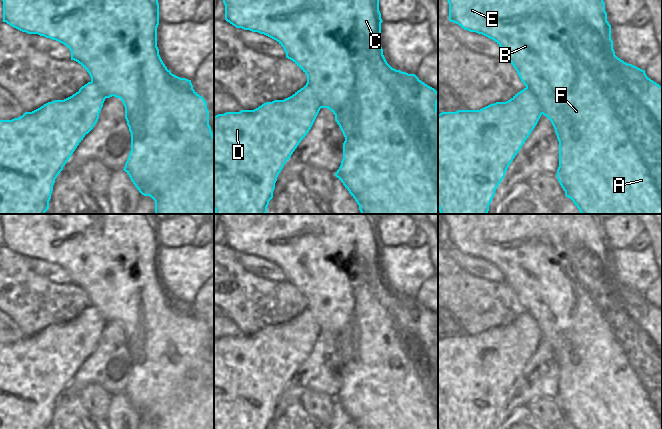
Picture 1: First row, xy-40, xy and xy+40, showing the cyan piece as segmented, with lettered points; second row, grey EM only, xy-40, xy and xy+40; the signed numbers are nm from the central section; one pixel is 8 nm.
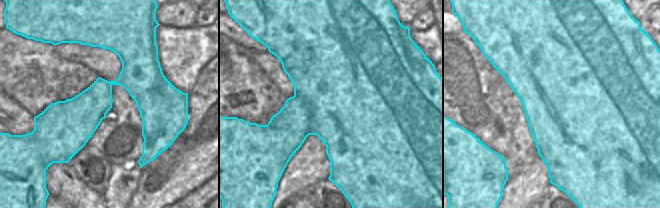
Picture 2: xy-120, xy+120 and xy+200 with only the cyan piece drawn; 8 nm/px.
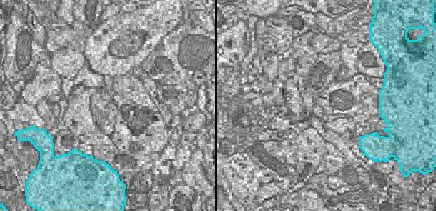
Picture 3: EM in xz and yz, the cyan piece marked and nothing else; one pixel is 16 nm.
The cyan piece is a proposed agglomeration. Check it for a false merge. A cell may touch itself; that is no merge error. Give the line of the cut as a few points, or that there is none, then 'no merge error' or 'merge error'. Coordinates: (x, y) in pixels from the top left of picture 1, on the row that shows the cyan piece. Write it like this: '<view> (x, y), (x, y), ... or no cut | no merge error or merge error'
xy+40 (526, 86), (536, 97), (543, 113) | merge error

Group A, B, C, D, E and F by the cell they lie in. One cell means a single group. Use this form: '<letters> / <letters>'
A B C E F / D

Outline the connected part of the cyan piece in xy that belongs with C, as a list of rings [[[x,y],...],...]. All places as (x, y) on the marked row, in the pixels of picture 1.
[[[223,0],[225,20],[244,30],[258,32],[276,40],[284,49],[286,58],[292,60],[306,75],[310,86],[321,103],[334,115],[345,141],[343,159],[335,176],[343,183],[359,205],[361,214],[438,214],[438,92],[422,82],[415,74],[392,68],[381,47],[381,13],[379,0]]]

